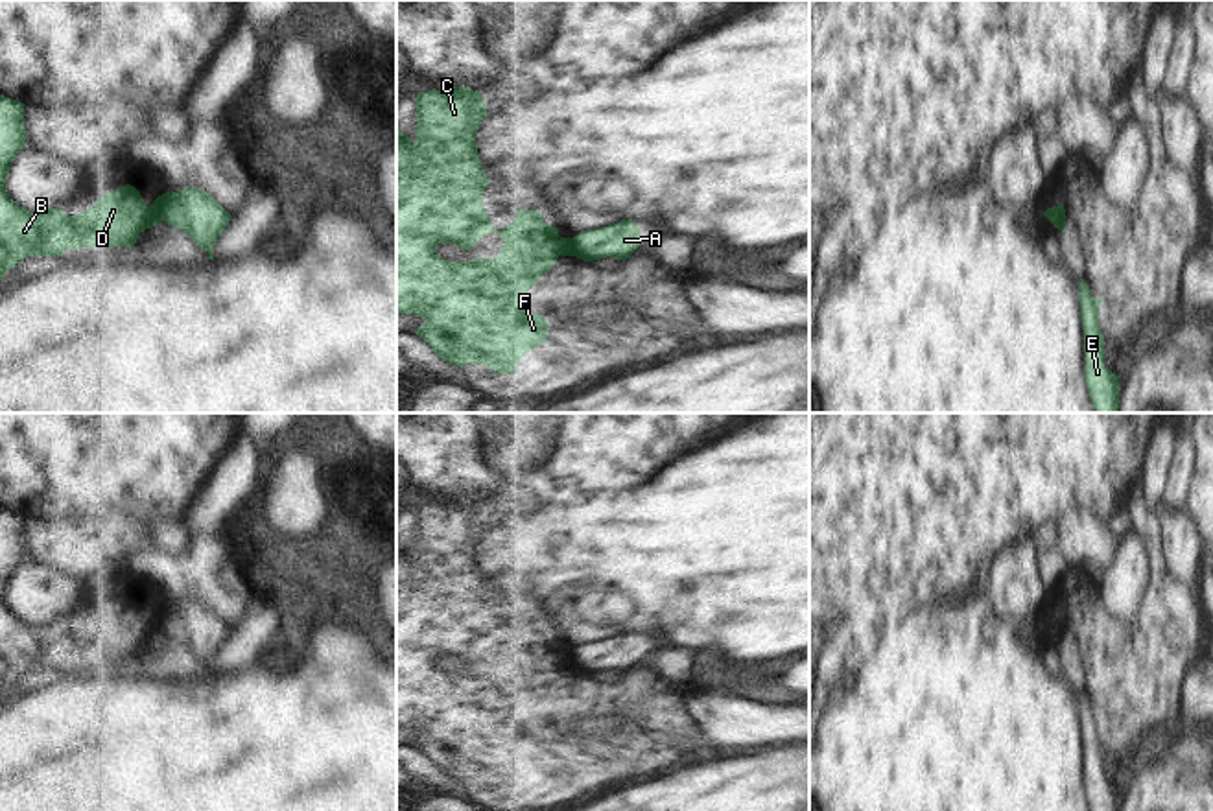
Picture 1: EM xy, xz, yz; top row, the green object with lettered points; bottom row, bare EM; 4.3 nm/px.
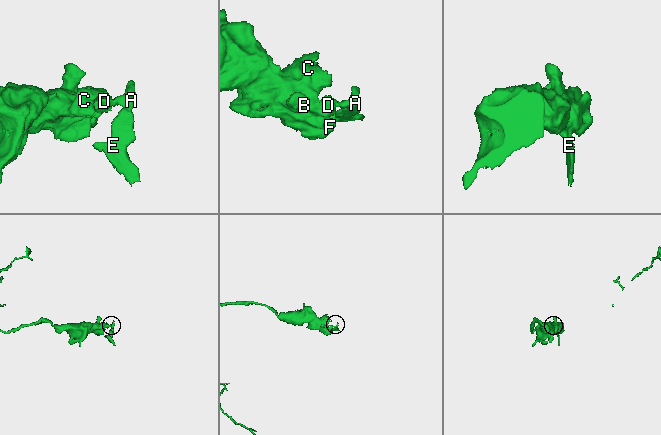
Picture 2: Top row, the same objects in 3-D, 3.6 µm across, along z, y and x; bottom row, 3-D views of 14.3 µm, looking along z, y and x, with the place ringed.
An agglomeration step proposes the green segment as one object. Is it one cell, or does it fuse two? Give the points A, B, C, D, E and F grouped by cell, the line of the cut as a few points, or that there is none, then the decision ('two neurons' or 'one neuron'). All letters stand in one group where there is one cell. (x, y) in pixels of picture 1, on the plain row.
A E / B C D F; cut in xy along (148, 620), (144, 640); two neurons

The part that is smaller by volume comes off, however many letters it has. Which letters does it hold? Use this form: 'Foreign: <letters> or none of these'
Foreign: A, E

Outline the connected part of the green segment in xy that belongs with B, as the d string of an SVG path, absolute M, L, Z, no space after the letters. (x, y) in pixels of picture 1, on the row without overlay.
M0 507L0 693L26 669L61 669L70 662L85 660L133 660L146 643L146 616L140 605L125 597L98 612L88 623L68 629L59 621L31 625L18 619L6 603L6 592L13 571L26 558L26 518Z

